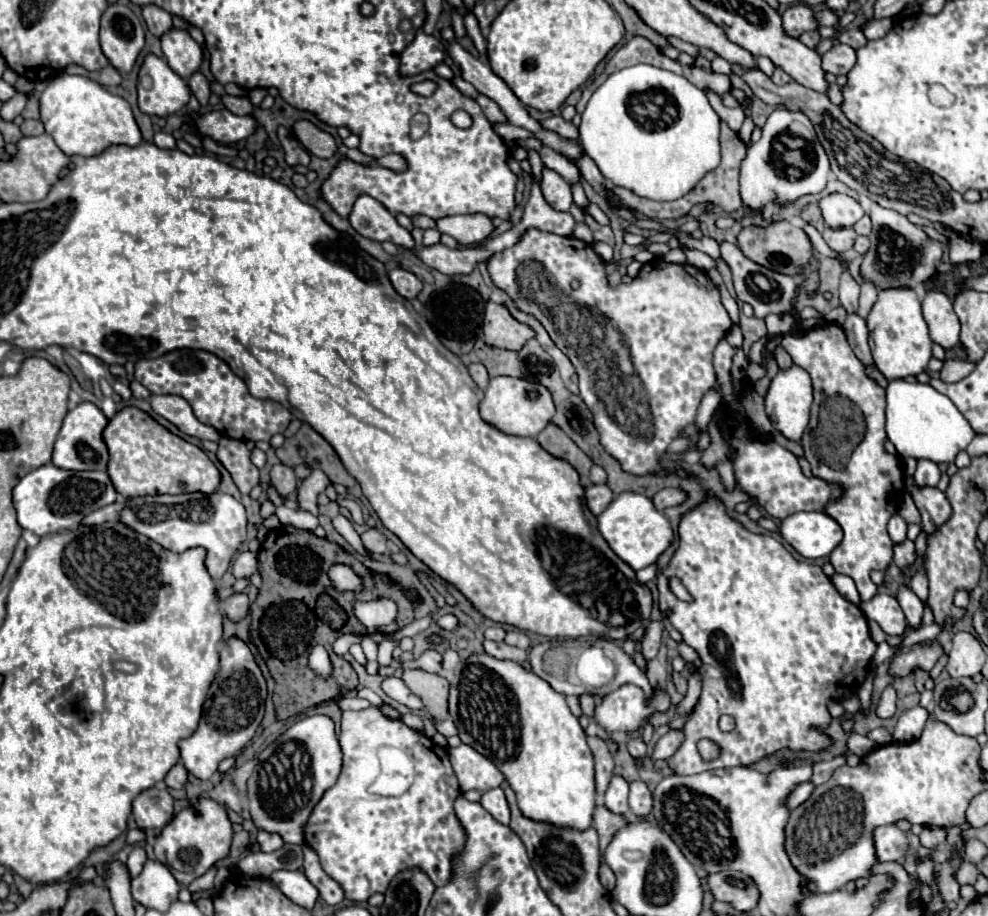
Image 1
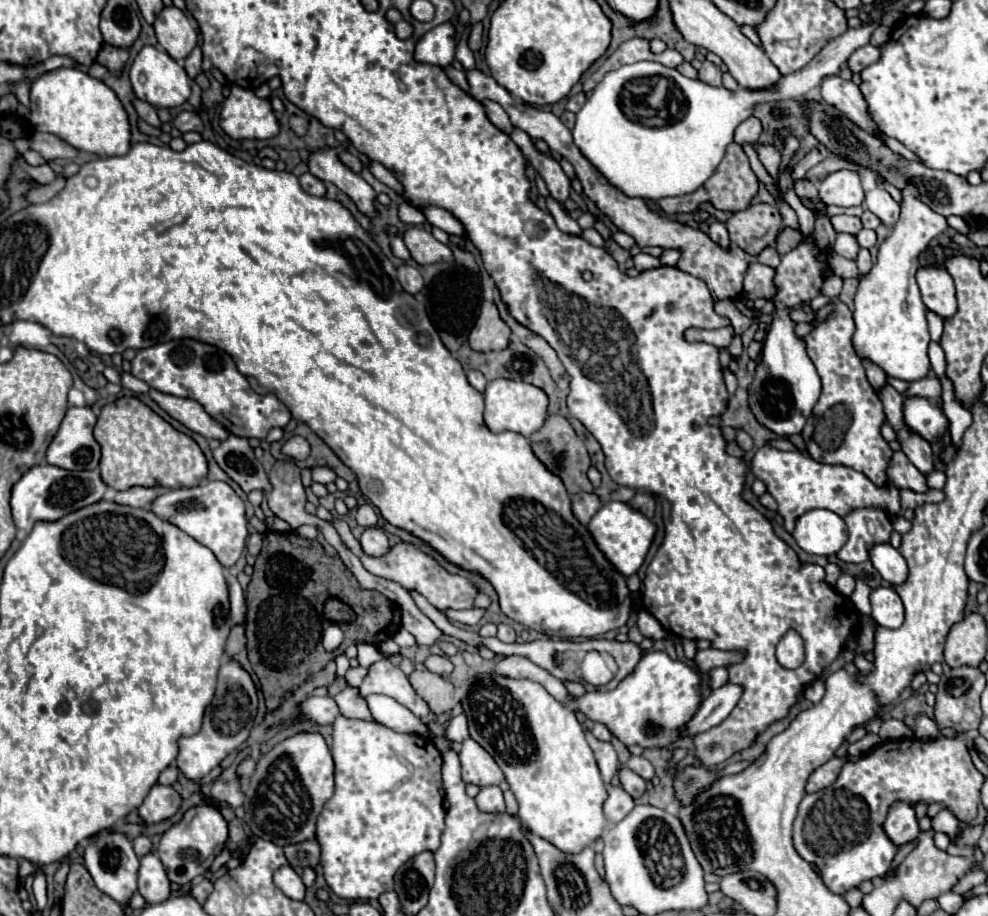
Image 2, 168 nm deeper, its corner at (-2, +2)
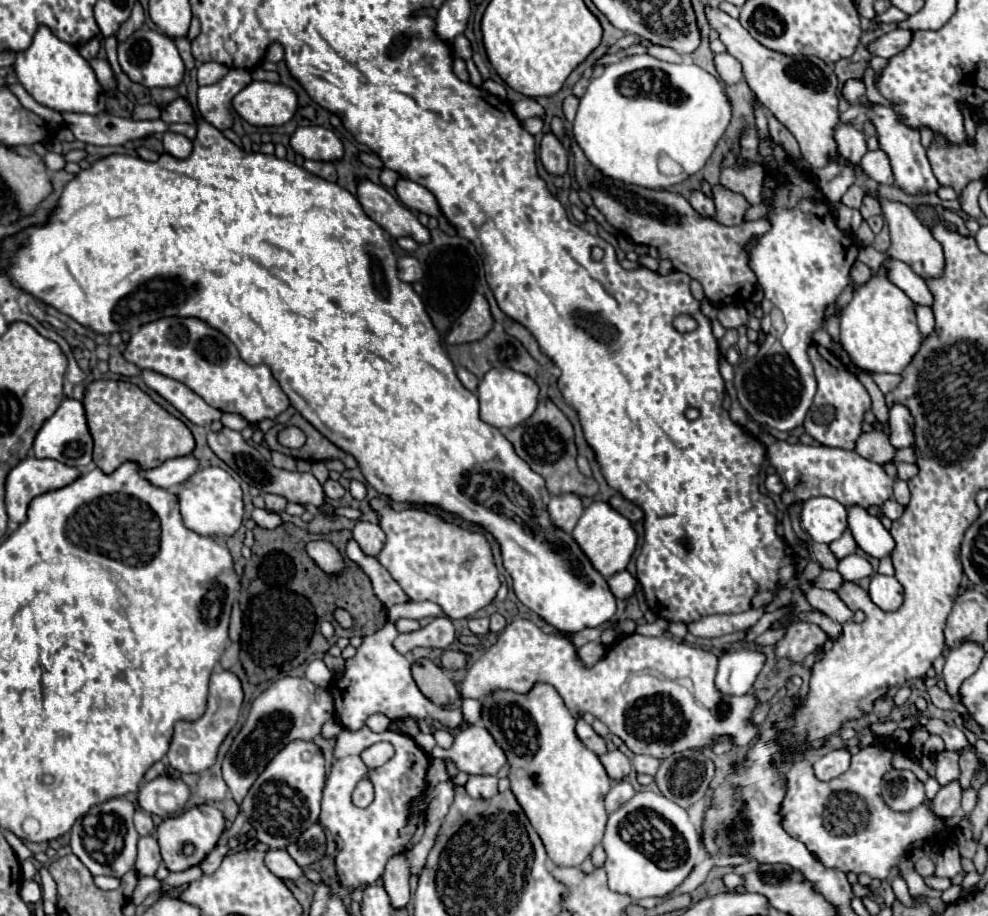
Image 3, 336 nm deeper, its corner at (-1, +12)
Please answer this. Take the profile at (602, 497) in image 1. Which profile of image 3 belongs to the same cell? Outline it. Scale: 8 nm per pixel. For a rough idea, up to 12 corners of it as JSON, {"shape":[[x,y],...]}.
{"shape":[[553,495],[547,503],[553,527],[571,533],[583,513],[577,495]]}

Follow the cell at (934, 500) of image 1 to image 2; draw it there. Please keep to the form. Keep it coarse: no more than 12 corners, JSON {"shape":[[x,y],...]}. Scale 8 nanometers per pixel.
{"shape":[[902,451],[894,453],[888,475],[898,489],[930,491],[926,477]]}

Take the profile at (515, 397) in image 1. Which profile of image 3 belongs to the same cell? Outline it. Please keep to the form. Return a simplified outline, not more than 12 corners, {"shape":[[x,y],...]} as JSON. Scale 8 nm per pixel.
{"shape":[[509,367],[477,389],[479,417],[513,429],[537,409],[539,387]]}

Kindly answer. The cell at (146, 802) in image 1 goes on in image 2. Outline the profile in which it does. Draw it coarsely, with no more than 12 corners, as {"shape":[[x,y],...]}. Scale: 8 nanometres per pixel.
{"shape":[[156,783],[138,813],[152,825],[172,817],[180,795]]}

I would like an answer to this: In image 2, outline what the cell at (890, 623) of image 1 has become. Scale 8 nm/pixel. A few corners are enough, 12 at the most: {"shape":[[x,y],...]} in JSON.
{"shape":[[894,589],[870,595],[872,617],[880,627],[898,629],[904,605]]}

